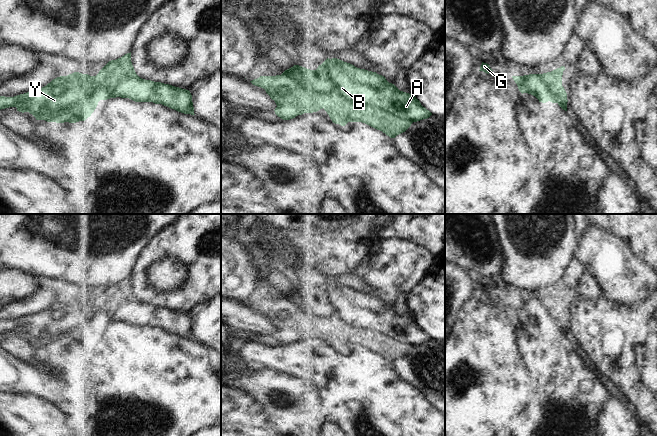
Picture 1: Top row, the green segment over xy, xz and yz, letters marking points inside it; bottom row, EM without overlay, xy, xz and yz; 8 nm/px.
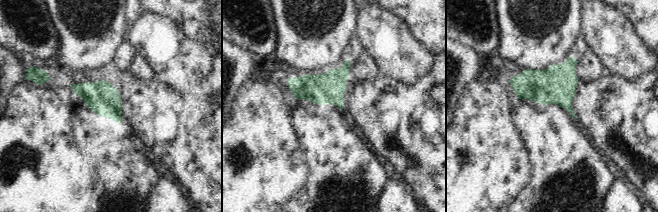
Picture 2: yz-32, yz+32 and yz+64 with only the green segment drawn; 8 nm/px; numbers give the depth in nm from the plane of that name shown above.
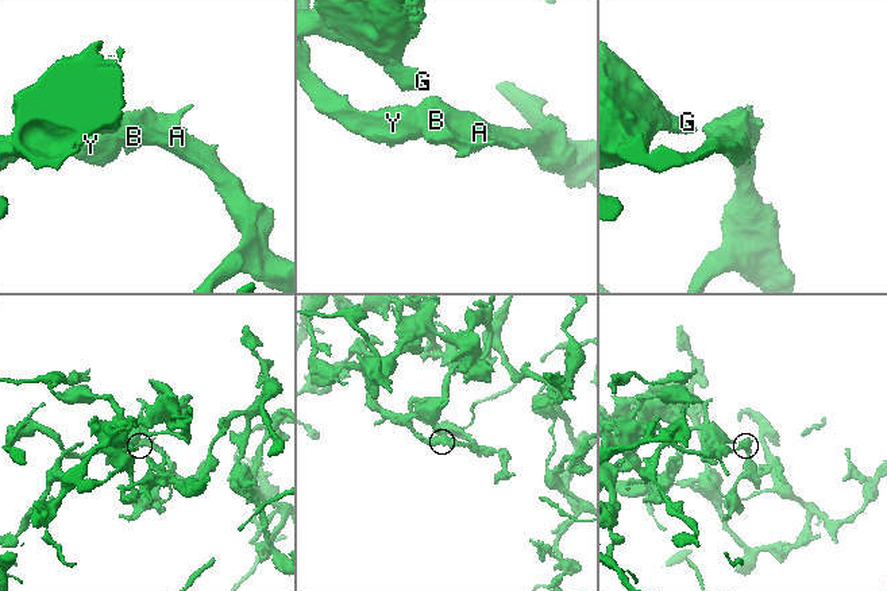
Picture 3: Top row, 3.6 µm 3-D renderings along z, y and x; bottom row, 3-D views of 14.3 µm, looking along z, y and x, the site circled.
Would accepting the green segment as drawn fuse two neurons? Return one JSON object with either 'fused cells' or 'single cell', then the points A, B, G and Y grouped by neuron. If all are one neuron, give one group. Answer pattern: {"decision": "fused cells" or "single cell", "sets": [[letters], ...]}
{"decision": "single cell", "sets": [["A", "B", "G", "Y"]]}

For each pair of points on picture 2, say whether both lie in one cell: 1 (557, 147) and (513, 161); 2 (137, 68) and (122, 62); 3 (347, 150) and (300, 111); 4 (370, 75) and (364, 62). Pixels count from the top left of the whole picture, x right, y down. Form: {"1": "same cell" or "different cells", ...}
{"1": "different cells", "2": "different cells", "3": "same cell", "4": "same cell"}

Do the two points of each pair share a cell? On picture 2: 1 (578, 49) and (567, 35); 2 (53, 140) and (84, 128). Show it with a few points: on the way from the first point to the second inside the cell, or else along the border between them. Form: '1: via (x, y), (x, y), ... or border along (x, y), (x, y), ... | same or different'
1: border along (579, 38), (572, 48), (571, 55) | different
2: border along (77, 107), (74, 115), (74, 130) | different

